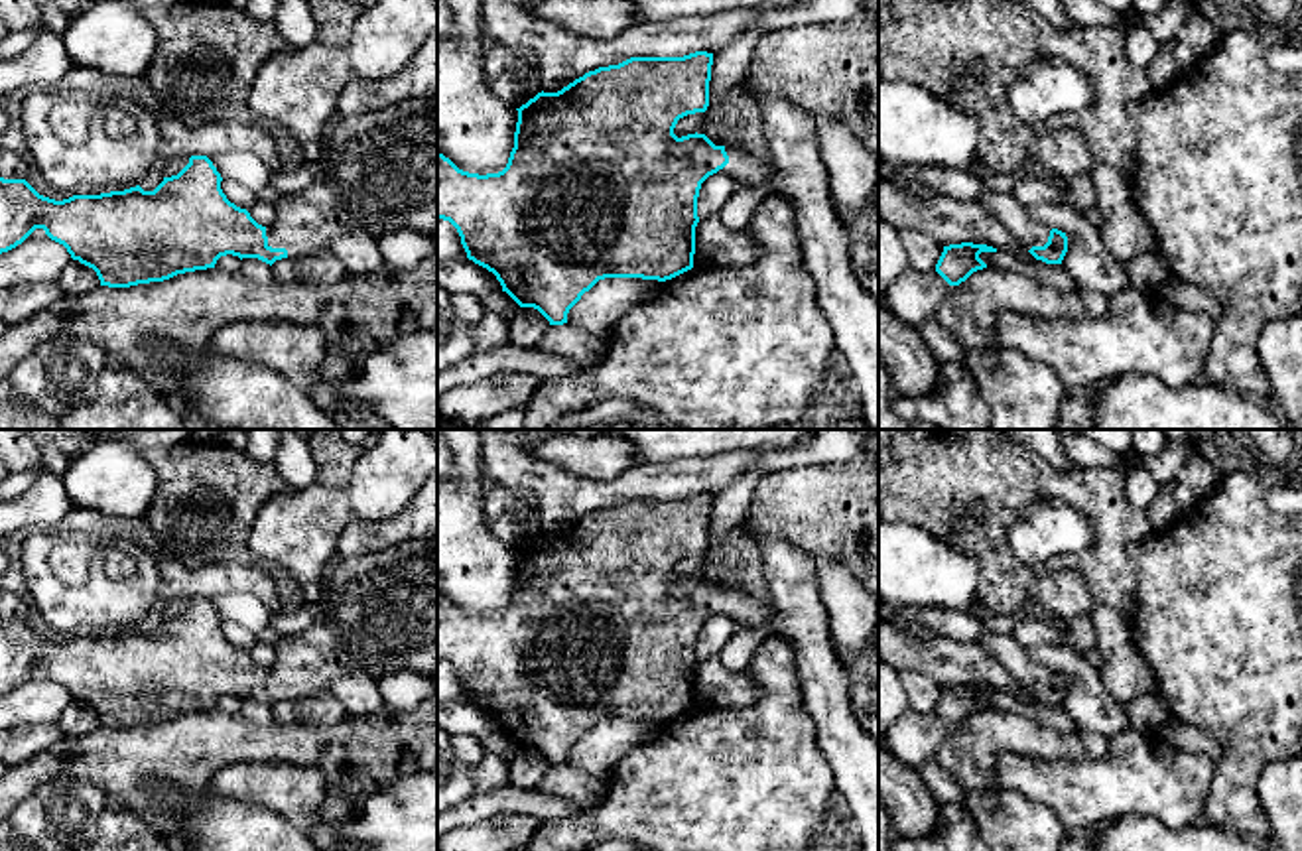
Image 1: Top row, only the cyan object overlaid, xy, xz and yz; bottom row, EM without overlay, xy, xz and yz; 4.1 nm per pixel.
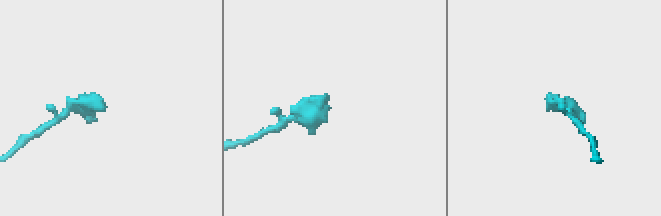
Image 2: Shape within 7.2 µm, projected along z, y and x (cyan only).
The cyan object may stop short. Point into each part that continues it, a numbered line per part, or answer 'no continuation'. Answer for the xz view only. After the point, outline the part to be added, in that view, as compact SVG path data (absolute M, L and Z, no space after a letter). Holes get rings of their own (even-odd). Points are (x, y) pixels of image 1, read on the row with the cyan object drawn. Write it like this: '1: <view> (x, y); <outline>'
1: xz (749, 170); M725 146L725 152L729 156L729 164L719 169L719 173L731 175L741 187L770 191L776 197L784 197L776 189L780 171L770 162L733 146Z

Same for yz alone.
1: yz (1027, 231); M983 191L977 203L987 209L1005 230L1026 250L1044 246L1050 236L1050 227L1026 215L1012 195Z

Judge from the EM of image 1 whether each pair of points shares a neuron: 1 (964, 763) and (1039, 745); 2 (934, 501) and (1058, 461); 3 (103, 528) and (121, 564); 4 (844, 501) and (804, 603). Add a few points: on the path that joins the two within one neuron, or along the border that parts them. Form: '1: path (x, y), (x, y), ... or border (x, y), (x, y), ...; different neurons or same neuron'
1: path (981, 745), (985, 741), (1021, 741); same neuron
2: border (1033, 450), (1056, 469), (1074, 471); different neurons
3: path (103, 536), (103, 546), (113, 556); same neuron
4: border (771, 536), (798, 546), (812, 560); different neurons

